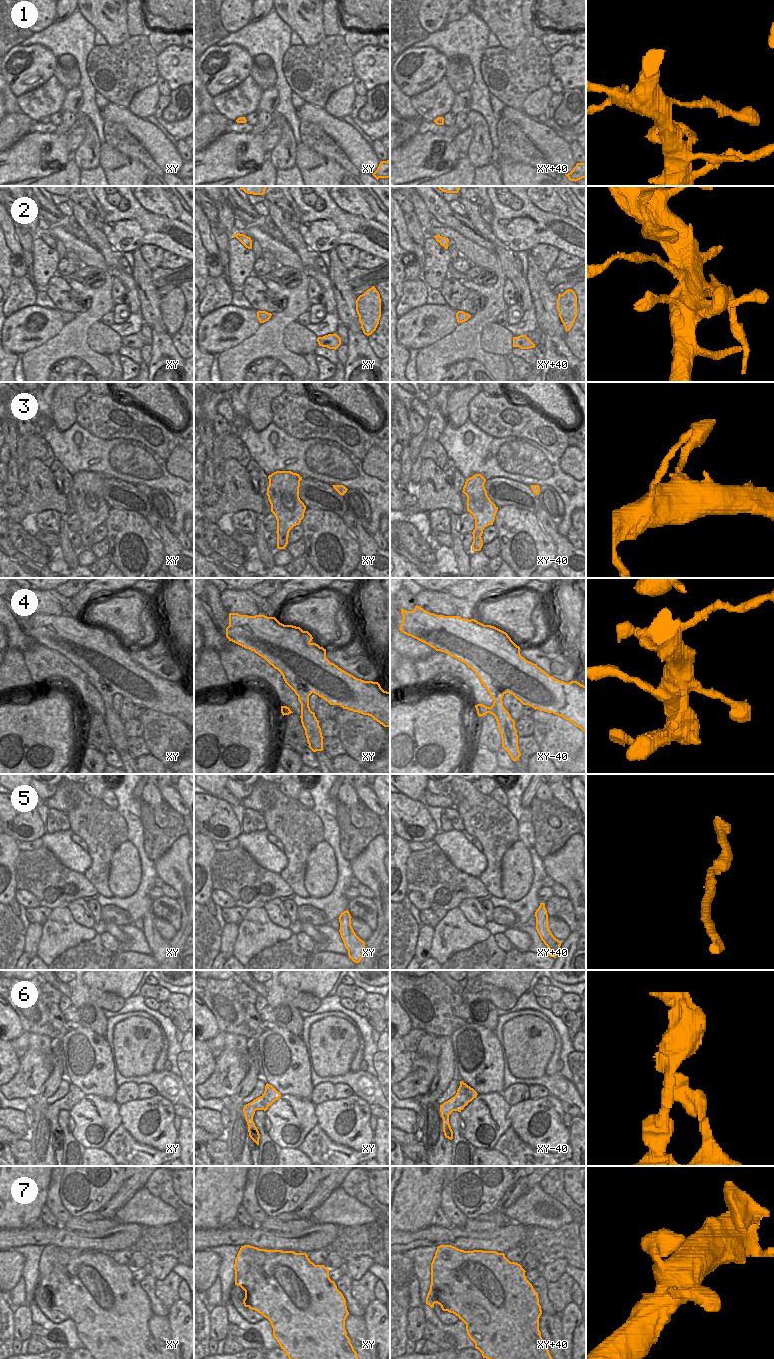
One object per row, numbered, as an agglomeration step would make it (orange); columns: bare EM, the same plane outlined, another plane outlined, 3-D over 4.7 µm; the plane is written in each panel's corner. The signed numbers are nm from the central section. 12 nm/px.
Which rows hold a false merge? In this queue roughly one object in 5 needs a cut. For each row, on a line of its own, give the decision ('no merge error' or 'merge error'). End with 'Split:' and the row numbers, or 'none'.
1: merge error
2: no merge error
3: no merge error
4: no merge error
5: no merge error
6: no merge error
7: no merge error
Split: 1

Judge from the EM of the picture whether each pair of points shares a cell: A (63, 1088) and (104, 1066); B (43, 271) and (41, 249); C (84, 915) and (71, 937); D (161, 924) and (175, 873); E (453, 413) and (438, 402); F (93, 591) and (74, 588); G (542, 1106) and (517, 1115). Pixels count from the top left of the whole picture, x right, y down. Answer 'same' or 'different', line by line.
A: different
B: same
C: different
D: different
E: different
F: different
G: same

